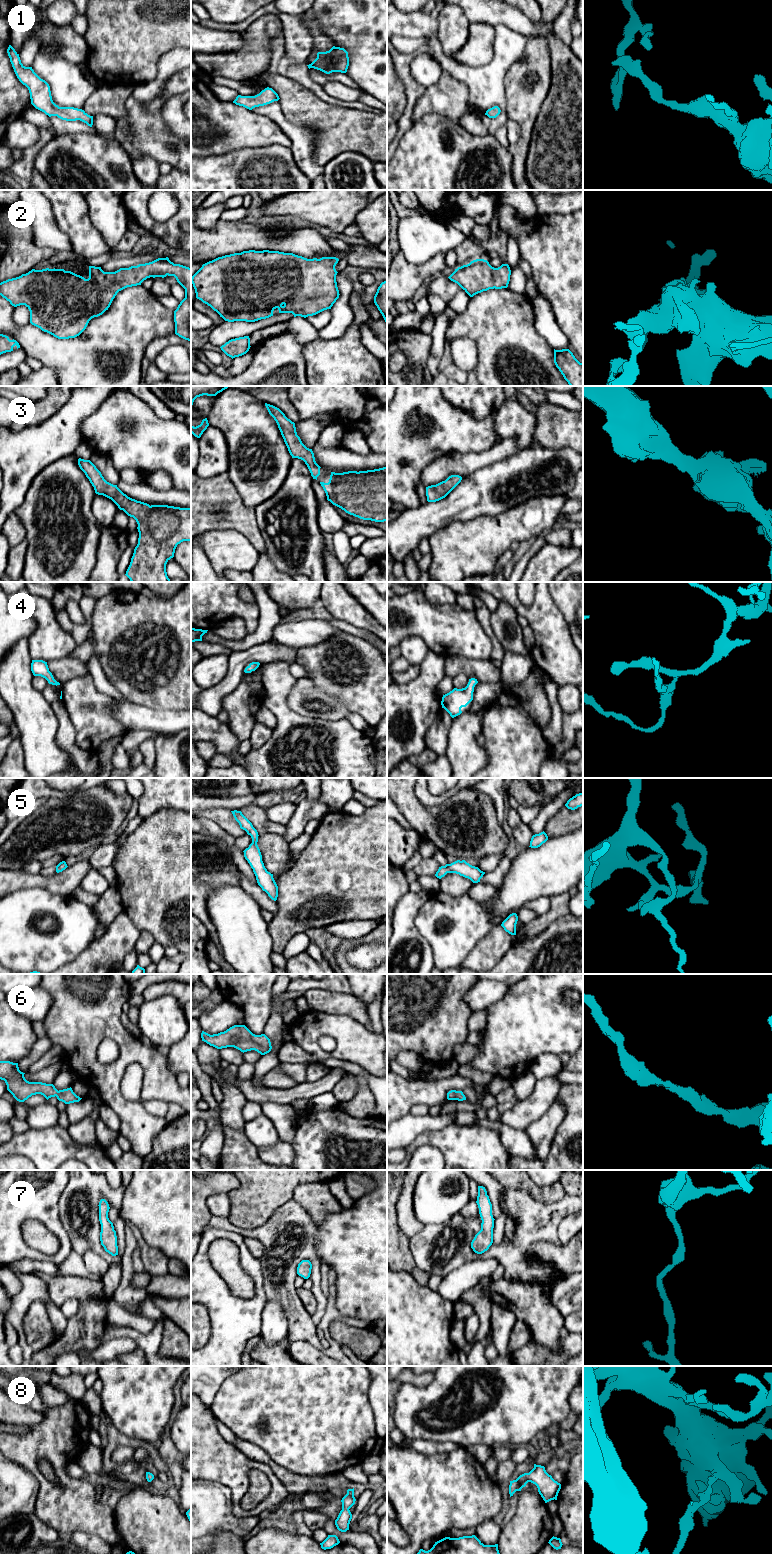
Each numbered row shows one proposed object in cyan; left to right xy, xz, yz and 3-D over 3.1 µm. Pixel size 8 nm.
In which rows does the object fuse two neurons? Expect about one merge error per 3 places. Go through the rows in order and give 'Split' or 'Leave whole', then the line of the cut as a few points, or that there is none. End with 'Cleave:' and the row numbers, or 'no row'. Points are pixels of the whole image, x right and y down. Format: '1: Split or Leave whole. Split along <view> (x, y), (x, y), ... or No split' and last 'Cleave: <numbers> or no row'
1: Leave whole. No split
2: Leave whole. No split
3: Leave whole. No split
4: Leave whole. No split
5: Leave whole. No split
6: Leave whole. No split
7: Leave whole. No split
8: Leave whole. No split
Cleave: no row

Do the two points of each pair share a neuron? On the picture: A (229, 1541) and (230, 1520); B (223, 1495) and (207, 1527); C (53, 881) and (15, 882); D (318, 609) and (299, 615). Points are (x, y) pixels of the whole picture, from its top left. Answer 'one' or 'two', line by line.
A: two
B: one
C: one
D: one

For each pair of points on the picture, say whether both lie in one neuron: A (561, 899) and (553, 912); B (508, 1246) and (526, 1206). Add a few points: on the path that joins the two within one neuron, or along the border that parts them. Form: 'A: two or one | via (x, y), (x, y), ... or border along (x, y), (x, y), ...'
A: one | via (560, 902), (556, 909)
B: one | via (519, 1238), (526, 1231), (526, 1217)

